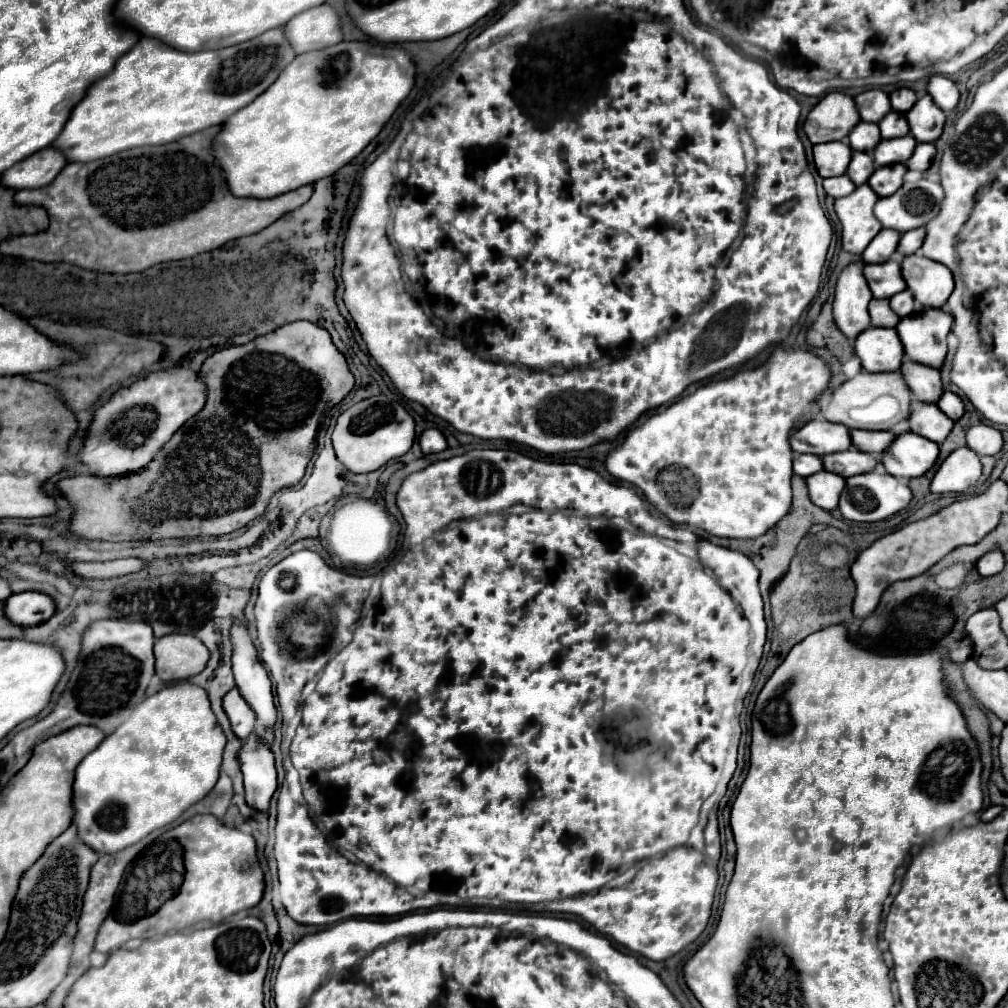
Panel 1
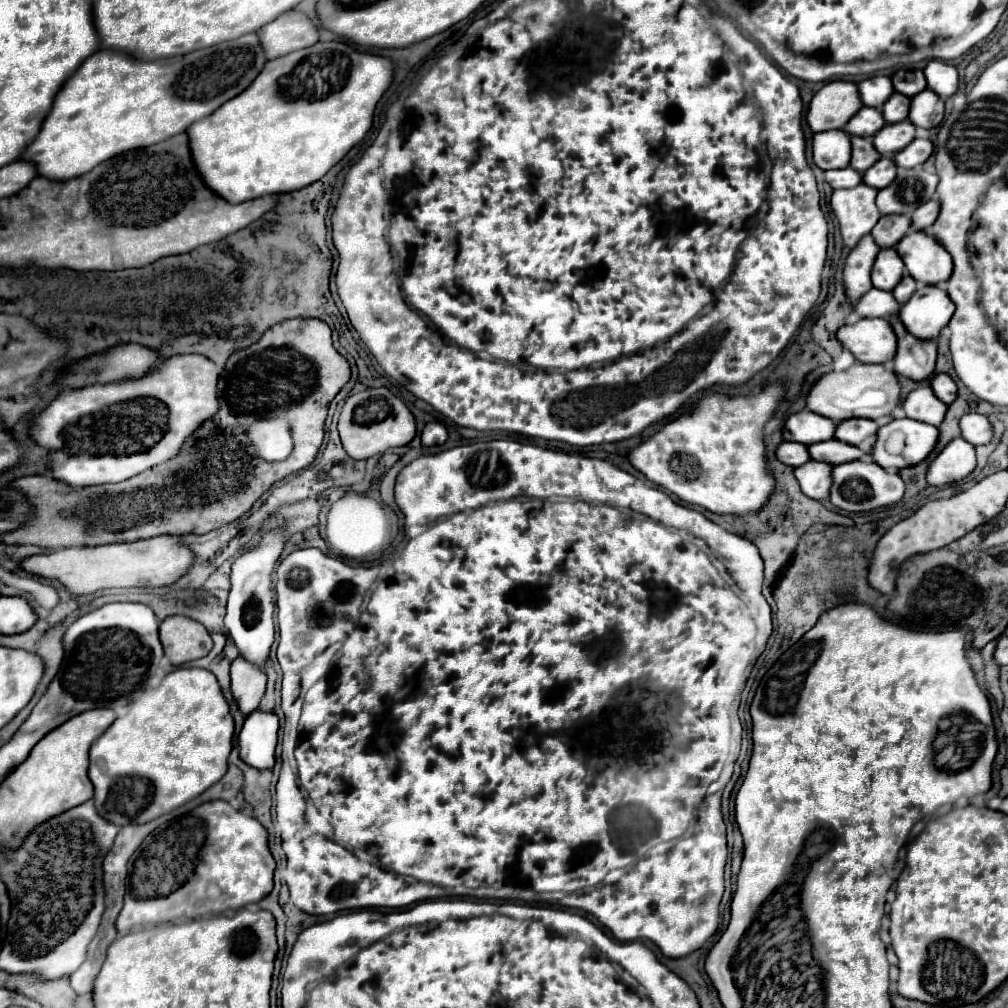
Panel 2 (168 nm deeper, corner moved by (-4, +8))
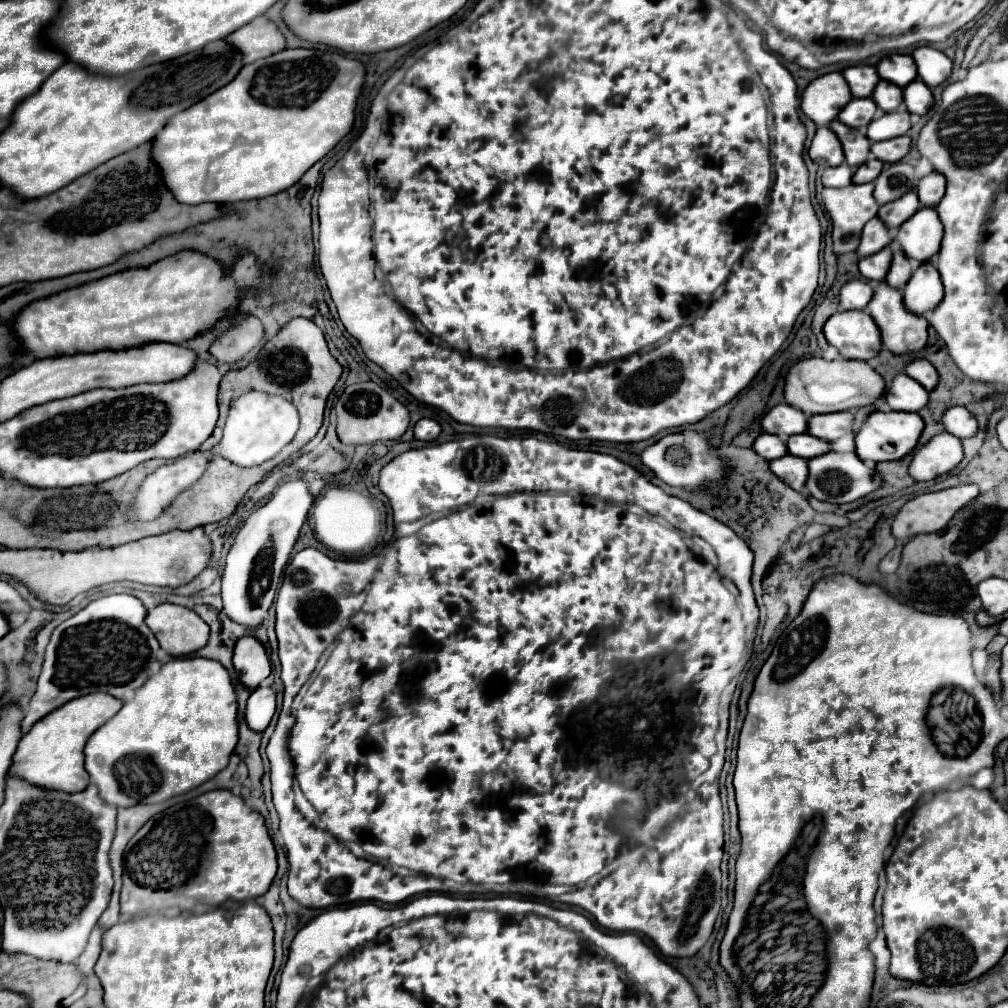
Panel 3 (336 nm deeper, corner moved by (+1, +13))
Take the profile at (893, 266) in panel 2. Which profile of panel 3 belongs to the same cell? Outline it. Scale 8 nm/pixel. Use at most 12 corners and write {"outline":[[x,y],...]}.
{"outline":[[891,248],[861,258],[867,280],[883,280],[889,272]]}

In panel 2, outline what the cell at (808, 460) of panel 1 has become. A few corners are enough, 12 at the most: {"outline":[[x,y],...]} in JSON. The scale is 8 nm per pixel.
{"outline":[[784,441],[776,449],[778,459],[790,467],[810,459],[808,447]]}

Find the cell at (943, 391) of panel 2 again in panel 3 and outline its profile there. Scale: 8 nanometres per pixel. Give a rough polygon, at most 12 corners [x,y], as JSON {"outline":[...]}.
{"outline":[[923,358],[911,360],[903,372],[927,390],[937,386],[937,370]]}

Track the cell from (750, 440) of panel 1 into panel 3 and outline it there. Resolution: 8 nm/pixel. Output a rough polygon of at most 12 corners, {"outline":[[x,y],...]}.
{"outline":[[697,432],[667,434],[641,454],[669,486],[695,488],[725,476]]}

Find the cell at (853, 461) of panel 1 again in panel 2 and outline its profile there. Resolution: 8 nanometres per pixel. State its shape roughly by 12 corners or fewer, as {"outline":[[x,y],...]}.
{"outline":[[838,441],[808,447],[814,461],[840,465],[864,455],[862,449]]}

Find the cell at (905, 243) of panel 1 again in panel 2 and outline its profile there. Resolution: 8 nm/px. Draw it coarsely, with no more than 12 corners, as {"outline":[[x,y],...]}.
{"outline":[[936,201],[922,203],[912,215],[912,229],[926,231],[938,217]]}

